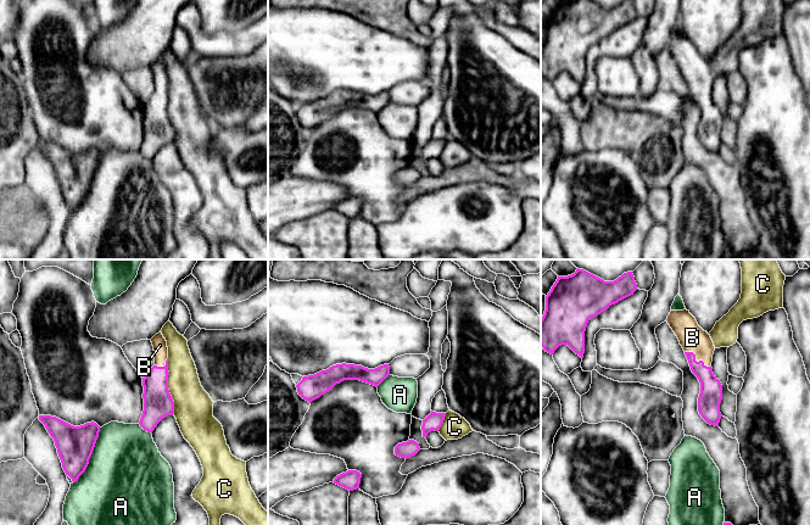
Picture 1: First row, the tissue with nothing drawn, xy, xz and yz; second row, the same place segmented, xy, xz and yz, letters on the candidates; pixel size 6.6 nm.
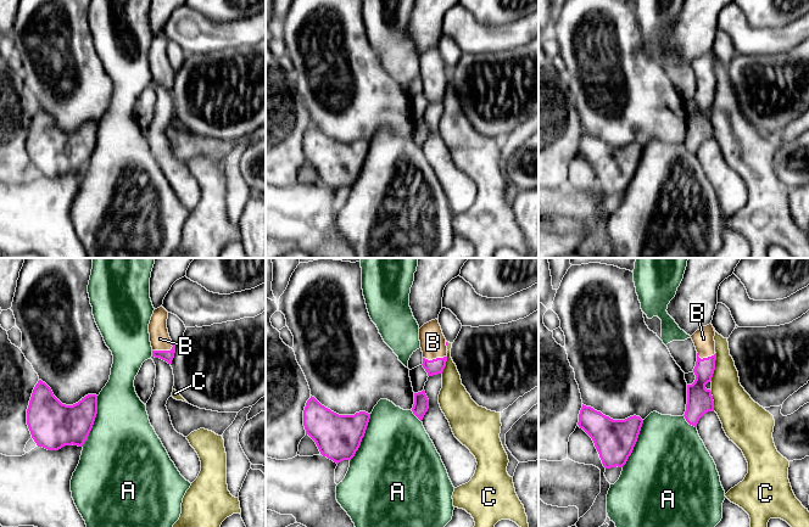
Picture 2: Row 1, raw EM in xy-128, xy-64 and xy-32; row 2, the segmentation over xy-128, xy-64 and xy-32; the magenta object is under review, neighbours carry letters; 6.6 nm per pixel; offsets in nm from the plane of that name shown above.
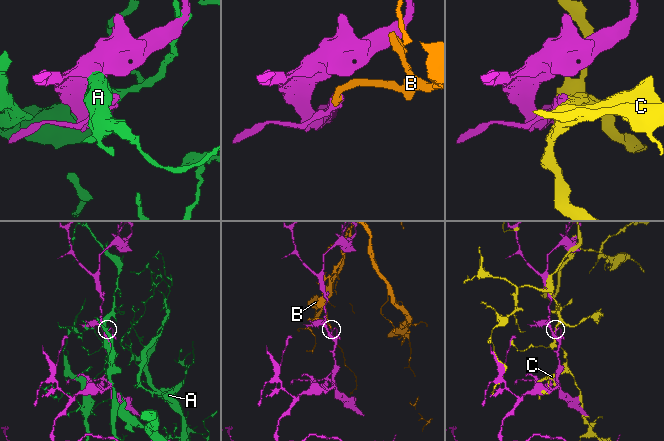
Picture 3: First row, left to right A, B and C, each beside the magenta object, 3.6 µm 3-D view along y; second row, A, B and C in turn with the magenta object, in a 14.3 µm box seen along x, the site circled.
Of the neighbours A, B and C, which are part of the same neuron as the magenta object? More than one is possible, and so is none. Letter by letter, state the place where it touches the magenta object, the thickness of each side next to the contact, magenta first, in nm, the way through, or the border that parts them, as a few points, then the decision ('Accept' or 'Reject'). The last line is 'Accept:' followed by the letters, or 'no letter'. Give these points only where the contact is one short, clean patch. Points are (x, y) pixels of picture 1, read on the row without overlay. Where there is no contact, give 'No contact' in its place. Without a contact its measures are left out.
A: Touches magenta at xy (90, 183). Thickness 240 nm (magenta) against 500 nm. Reject
B: Touches magenta at yz (694, 87). Thickness 140 nm (magenta) against 180 nm. Boundary: yz (685, 78), (691, 78), (697, 88), (702, 88), (710, 94). Reject
C: Touches magenta at xy (167, 113). Thickness 190 nm (magenta) against 260 nm. Reject
Accept: no letter

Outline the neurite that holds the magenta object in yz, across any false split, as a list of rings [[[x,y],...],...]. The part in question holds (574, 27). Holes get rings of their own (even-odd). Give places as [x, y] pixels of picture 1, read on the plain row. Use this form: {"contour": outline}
{"contour": [[[591,0],[558,4],[546,23],[541,73],[553,82],[559,73],[568,72],[583,85],[587,50],[636,17],[632,0],[624,0],[614,9],[604,9]]]}

